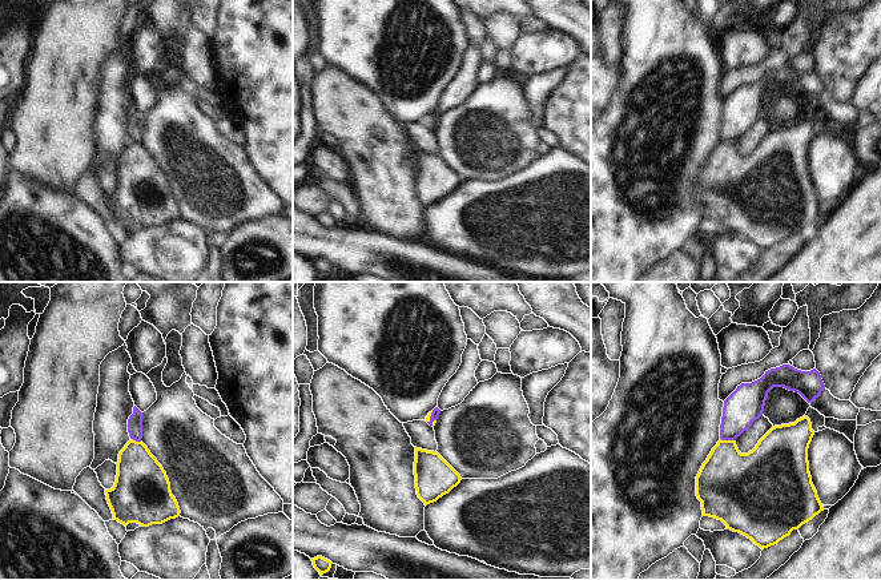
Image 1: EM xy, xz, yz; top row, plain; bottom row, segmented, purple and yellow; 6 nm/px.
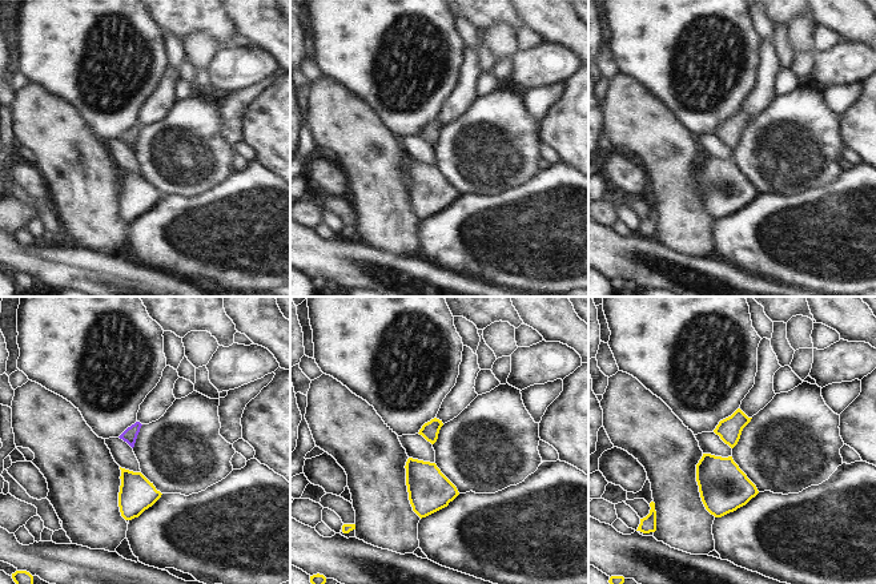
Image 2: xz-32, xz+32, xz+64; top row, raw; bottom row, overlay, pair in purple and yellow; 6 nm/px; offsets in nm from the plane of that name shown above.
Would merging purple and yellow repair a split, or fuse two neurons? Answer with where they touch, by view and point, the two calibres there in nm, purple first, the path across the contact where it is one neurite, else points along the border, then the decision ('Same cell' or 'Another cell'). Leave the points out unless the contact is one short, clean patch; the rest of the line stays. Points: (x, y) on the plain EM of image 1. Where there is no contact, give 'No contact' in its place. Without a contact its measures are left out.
Touches purple at yz (727, 141). Thickness 220 nm (purple) against 380 nm. Boundary: yz (720, 140), (733, 143). Another cell

